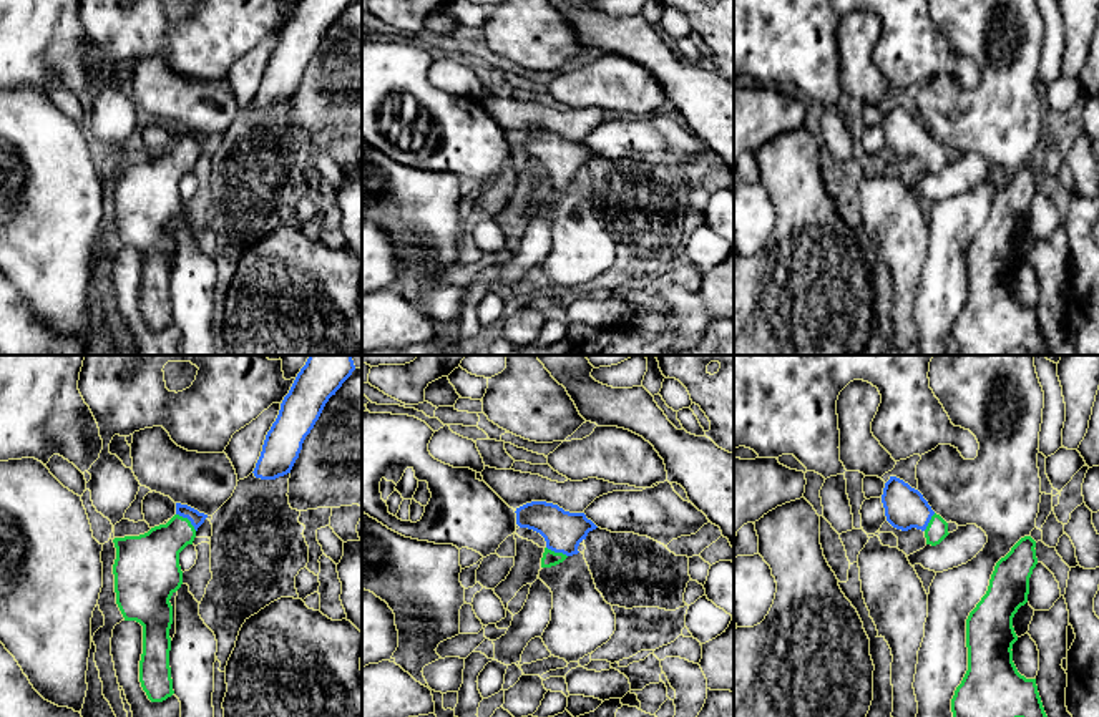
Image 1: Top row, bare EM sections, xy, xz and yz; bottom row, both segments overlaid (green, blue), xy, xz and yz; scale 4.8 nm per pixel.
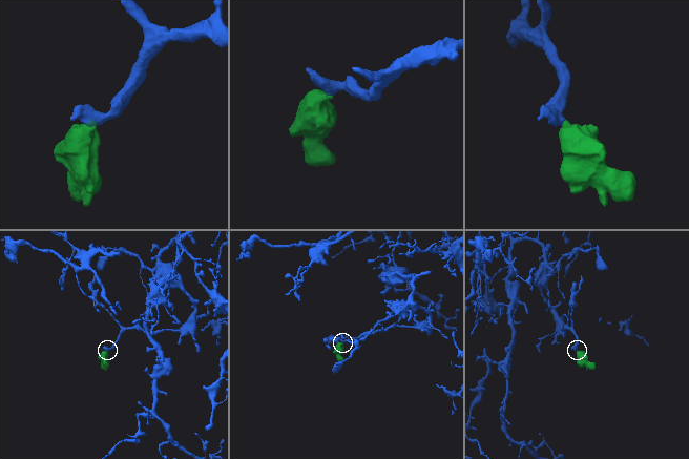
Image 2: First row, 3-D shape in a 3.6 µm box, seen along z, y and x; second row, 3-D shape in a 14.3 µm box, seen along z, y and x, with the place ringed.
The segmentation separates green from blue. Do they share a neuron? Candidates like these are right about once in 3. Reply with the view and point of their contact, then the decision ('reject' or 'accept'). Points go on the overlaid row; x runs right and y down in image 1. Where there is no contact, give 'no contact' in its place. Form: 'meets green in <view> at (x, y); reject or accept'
meets green in xy at (188, 520); accept

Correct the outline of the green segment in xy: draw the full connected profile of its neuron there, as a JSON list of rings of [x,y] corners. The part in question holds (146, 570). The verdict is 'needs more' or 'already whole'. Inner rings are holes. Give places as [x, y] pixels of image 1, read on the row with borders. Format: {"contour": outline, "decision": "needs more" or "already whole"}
{"contour": [[[176,503],[176,515],[139,536],[115,538],[113,564],[116,604],[125,621],[143,626],[139,682],[151,702],[174,694],[169,651],[171,596],[183,584],[179,553],[193,544],[208,515]]], "decision": "needs more"}

